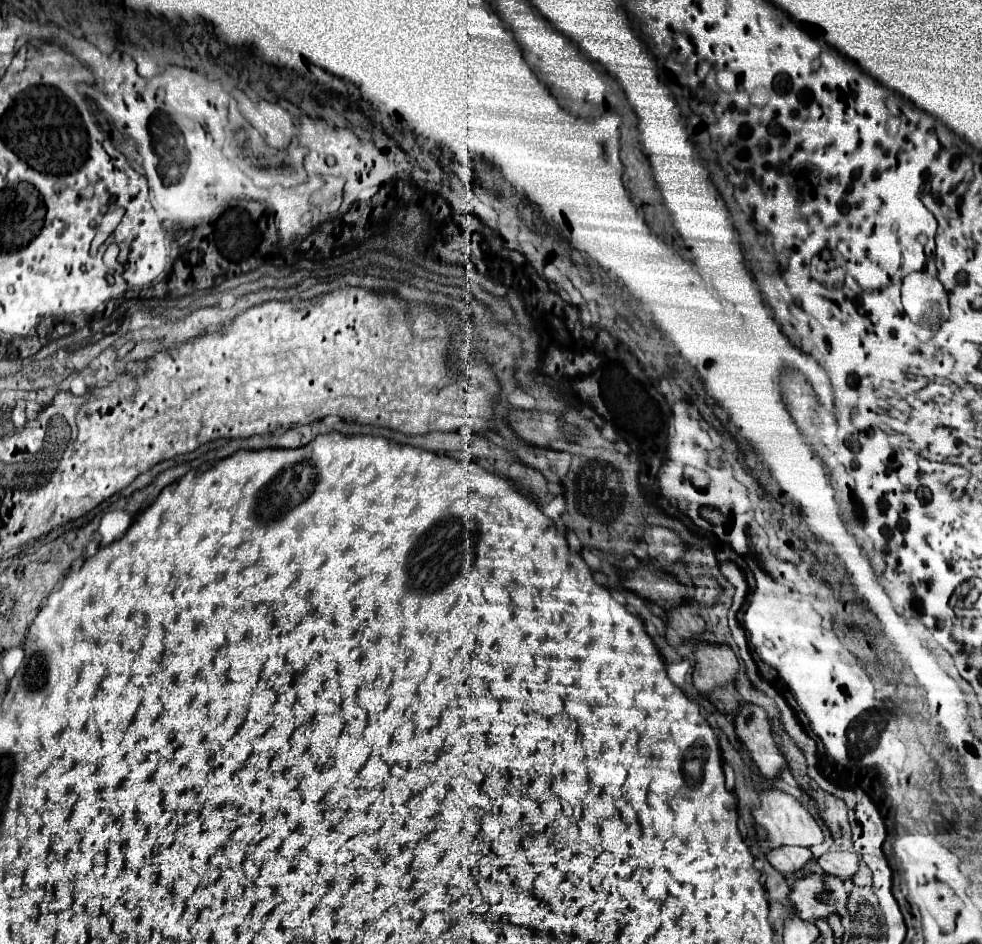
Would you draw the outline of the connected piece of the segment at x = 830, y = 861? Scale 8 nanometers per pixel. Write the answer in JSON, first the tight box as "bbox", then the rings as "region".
{"bbox":[818,851,858,879],"region":[[[830,851],[818,859],[818,865],[840,879],[852,879],[858,873],[858,855],[850,851]]]}

